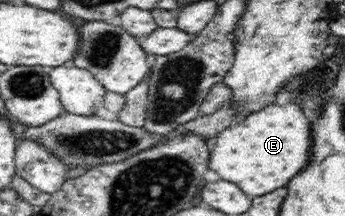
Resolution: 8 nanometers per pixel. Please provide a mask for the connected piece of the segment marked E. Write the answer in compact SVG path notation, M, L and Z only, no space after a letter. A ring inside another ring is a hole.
M292 103L286 106L271 104L269 107L257 114L247 116L245 120L233 124L232 127L221 132L217 136L217 144L211 152L209 167L213 169L223 180L236 184L250 197L269 194L277 188L287 186L288 182L297 176L309 162L311 162L313 126L305 117L302 108Z

